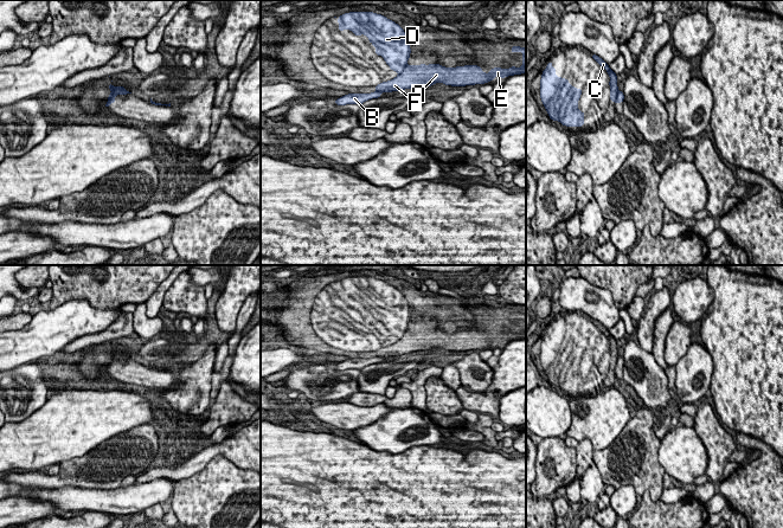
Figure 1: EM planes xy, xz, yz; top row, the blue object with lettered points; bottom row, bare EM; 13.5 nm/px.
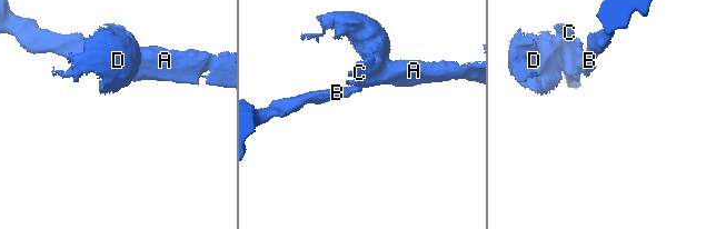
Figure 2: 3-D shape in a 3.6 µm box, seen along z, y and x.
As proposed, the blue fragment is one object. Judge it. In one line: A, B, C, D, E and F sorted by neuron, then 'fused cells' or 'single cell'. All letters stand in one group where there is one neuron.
groups A C D E F / B; fused cells

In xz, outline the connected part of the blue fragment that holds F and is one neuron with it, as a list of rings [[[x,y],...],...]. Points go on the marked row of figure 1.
[[[349,12],[338,17],[339,31],[348,28],[353,36],[365,34],[373,44],[374,52],[381,56],[391,70],[399,75],[376,85],[376,91],[392,92],[413,89],[418,85],[432,86],[443,83],[451,86],[484,84],[495,77],[526,73],[526,47],[514,45],[511,52],[522,53],[522,66],[509,69],[493,67],[488,73],[479,65],[445,67],[439,64],[409,65],[411,49],[404,30],[394,21],[373,12]]]

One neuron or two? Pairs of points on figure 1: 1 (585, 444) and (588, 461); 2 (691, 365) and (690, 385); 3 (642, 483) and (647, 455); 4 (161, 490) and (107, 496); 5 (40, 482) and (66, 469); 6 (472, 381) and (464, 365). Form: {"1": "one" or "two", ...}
{"1": "one", "2": "one", "3": "one", "4": "one", "5": "one", "6": "one"}

